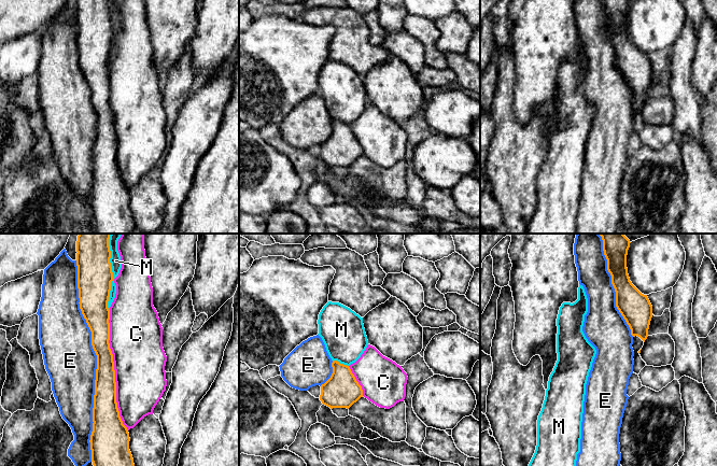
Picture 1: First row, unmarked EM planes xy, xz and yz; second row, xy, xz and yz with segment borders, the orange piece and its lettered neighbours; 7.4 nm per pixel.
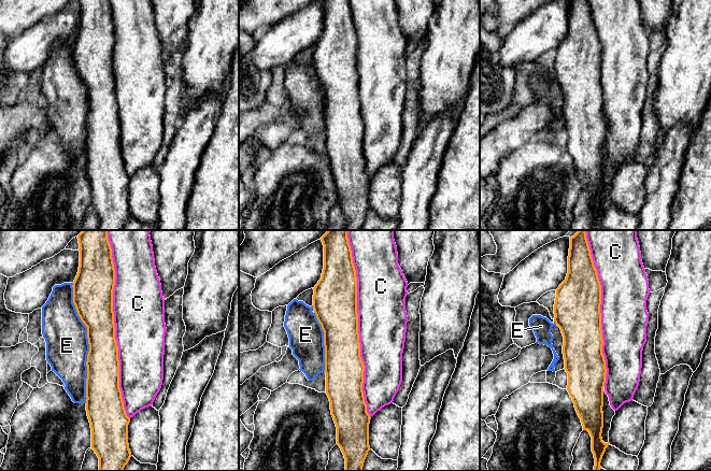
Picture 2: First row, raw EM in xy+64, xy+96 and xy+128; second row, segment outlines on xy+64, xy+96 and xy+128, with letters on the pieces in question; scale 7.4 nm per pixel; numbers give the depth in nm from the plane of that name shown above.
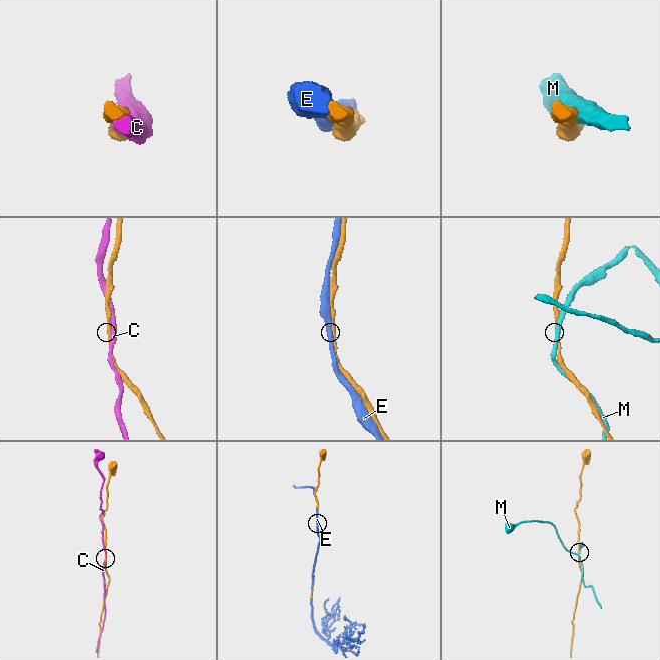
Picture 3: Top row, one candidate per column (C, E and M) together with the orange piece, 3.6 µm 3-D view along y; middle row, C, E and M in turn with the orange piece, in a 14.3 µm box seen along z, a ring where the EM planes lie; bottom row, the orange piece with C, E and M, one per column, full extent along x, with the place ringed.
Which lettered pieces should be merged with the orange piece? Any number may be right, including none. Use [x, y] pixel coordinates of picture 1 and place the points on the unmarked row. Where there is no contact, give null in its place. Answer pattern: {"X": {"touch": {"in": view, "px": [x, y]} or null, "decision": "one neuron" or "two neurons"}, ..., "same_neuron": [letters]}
{"C": {"touch": {"in": "xy", "px": [114, 129]}, "decision": "two neurons"}, "E": {"touch": {"in": "xy", "px": [97, 119]}, "decision": "one neuron"}, "M": {"touch": {"in": "xy", "px": [112, 34]}, "decision": "two neurons"}, "same_neuron": ["E"]}

